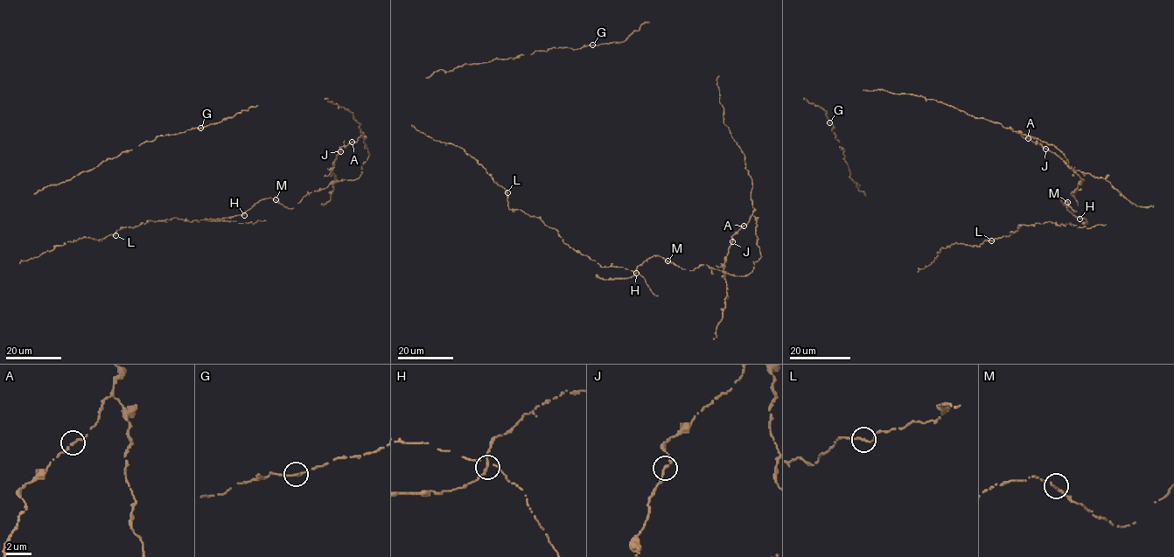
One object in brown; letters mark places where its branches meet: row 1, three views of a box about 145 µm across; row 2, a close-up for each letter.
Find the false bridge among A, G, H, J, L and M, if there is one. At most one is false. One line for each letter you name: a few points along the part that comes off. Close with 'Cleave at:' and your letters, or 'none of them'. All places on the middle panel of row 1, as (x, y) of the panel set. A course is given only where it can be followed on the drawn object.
Cleave at: none of them

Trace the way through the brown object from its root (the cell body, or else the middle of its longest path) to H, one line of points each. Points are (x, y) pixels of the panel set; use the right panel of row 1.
H: (1066, 201), (1061, 200), (1069, 212), (1079, 219)

